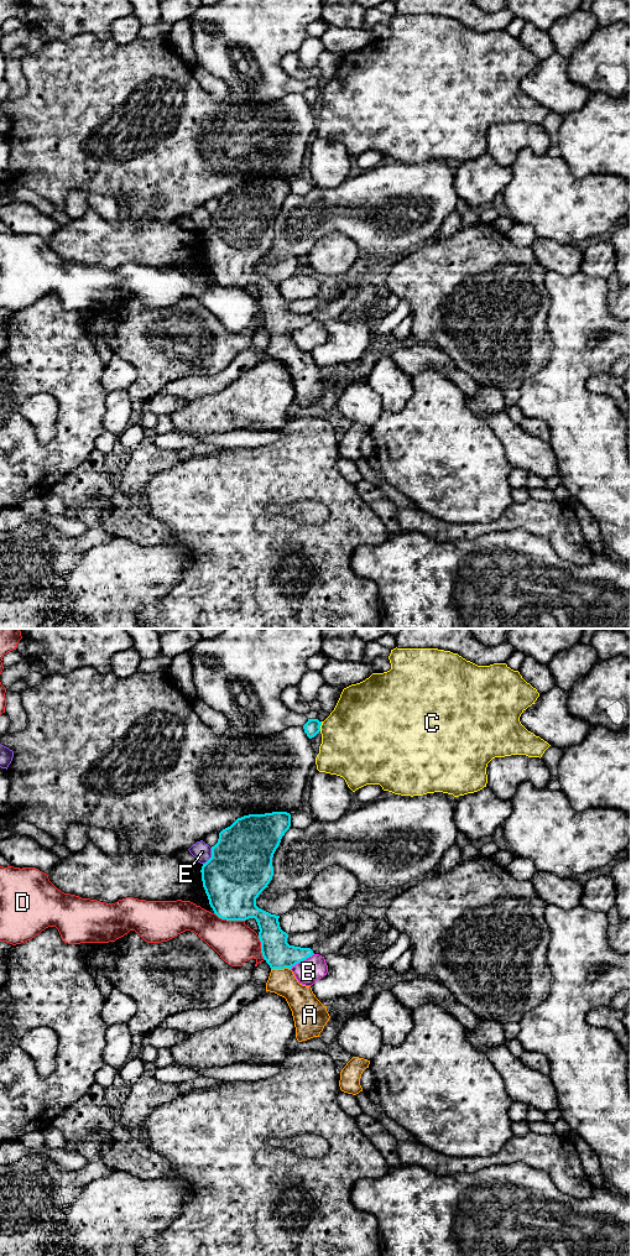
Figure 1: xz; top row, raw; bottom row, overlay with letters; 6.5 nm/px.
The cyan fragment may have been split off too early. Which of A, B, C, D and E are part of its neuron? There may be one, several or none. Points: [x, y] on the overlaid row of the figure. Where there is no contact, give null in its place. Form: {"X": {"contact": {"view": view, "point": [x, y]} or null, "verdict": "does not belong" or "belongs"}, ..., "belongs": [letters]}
{"A": {"contact": {"view": "xz", "point": [280, 968]}, "verdict": "belongs"}, "B": {"contact": {"view": "xz", "point": [302, 960]}, "verdict": "does not belong"}, "C": {"contact": {"view": "xz", "point": [319, 726]}, "verdict": "does not belong"}, "D": {"contact": {"view": "xz", "point": [229, 920]}, "verdict": "does not belong"}, "E": {"contact": {"view": "xz", "point": [212, 856]}, "verdict": "does not belong"}, "belongs": ["A"]}

